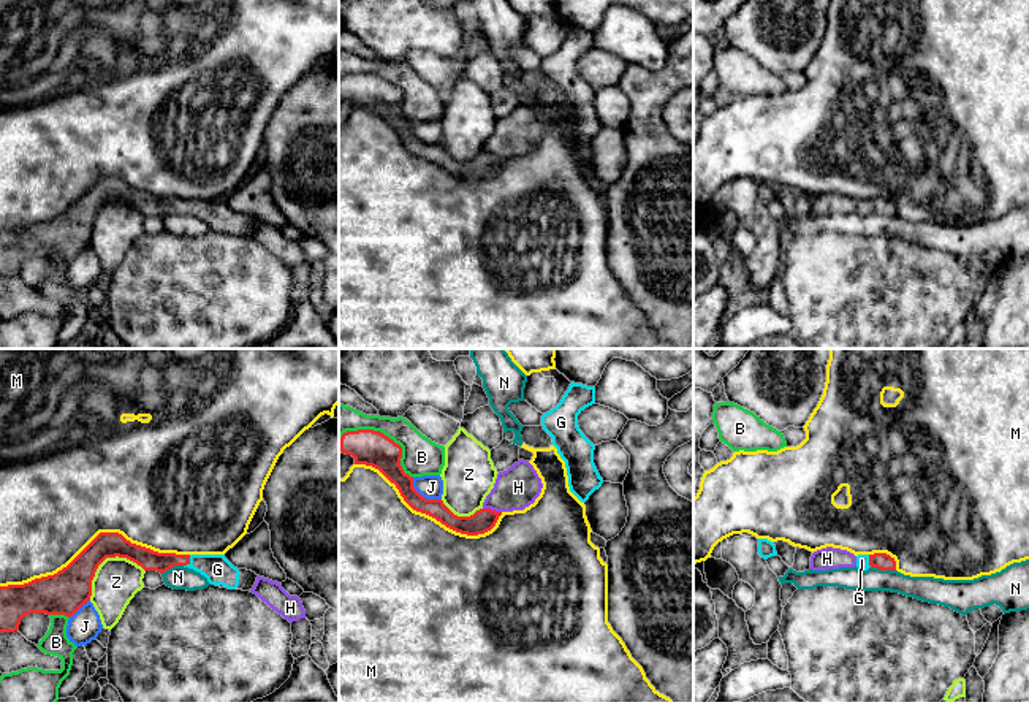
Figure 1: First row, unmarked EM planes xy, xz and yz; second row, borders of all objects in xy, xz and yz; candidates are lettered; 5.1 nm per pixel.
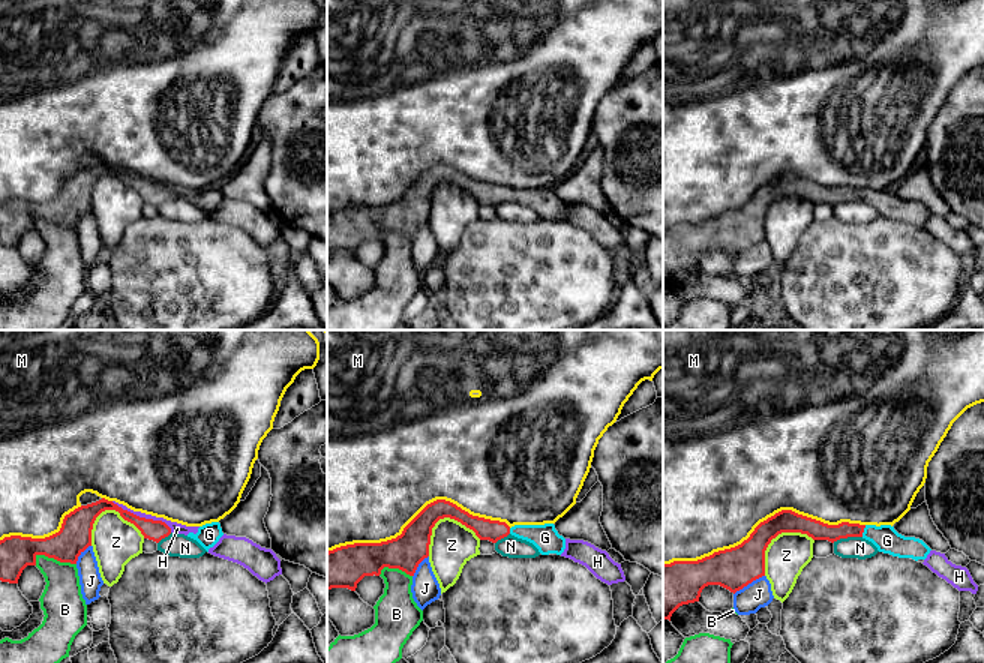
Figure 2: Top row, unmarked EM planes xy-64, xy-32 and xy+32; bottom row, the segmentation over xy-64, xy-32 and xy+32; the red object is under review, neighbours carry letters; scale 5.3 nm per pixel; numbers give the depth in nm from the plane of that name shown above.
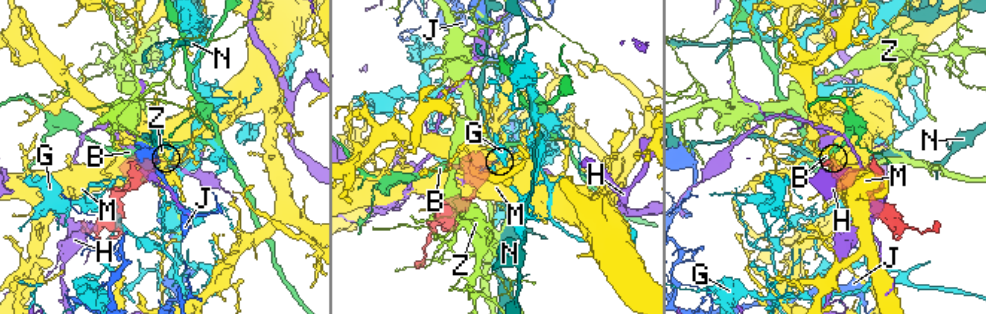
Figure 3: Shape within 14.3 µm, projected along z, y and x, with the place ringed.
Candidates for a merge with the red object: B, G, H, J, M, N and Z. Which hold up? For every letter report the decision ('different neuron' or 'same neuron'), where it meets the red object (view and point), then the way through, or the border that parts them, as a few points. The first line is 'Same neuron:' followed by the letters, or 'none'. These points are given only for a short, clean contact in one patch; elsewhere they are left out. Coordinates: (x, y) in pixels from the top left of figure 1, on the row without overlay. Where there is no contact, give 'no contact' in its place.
Same neuron: G
B: different neuron; contact xz (387, 81)
G: same neuron; contact xy (189, 206); way xy (149, 205), (189, 206), (209, 209), (217, 214)
H: different neuron; contact xz (493, 156); border xz (483, 152), (501, 157)
J: different neuron; contact xz (421, 141)
M: different neuron; contact xy (95, 183)
N: different neuron; contact yz (884, 214); border yz (871, 211), (895, 216)
Z: different neuron; contact xy (105, 203)

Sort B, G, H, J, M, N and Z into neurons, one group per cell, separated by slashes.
B / G / H / J / M / N / Z

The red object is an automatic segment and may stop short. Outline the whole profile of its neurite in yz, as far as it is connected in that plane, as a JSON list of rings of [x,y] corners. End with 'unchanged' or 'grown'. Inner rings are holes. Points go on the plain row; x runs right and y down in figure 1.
[[[887,198],[858,200],[856,212],[861,216],[868,216],[869,212],[877,212],[880,216],[896,216],[896,206]]] | grown

